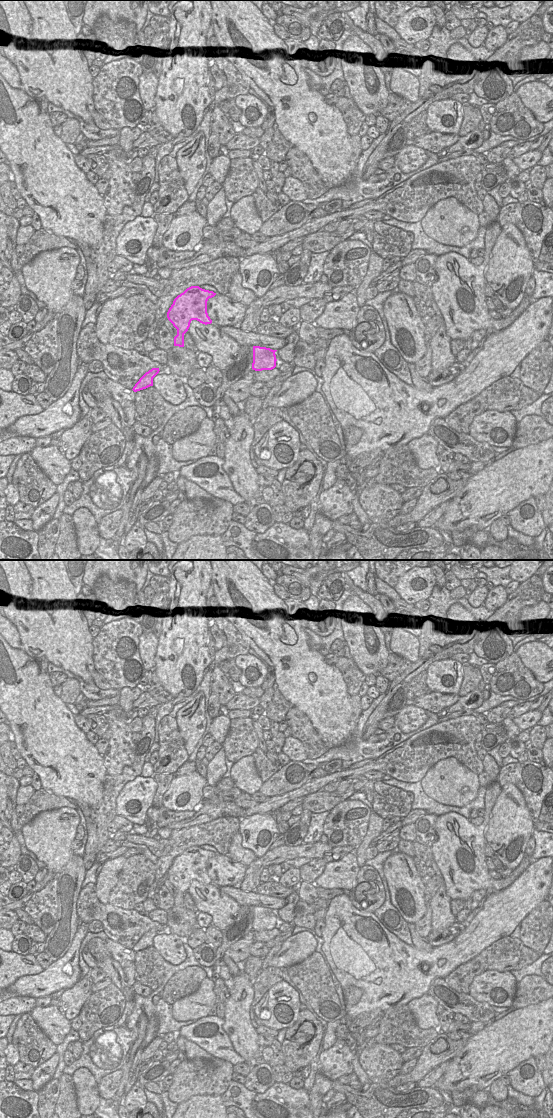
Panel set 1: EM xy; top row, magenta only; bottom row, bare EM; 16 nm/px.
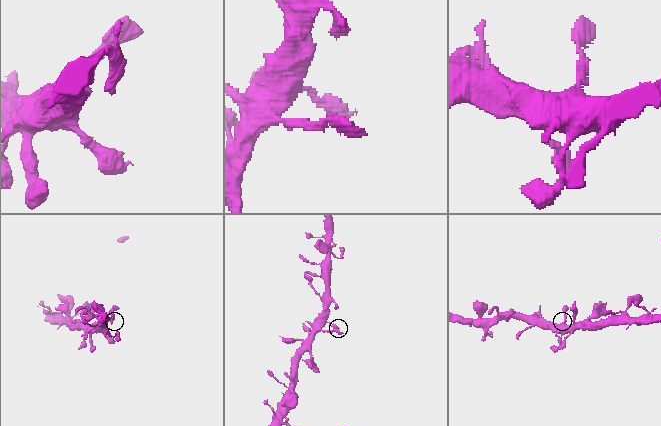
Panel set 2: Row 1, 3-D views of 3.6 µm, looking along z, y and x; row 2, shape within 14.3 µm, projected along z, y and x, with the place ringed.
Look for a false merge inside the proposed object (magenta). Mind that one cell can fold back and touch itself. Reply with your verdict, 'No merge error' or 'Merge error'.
No merge error.

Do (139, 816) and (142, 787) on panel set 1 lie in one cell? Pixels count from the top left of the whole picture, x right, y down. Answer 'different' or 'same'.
same

